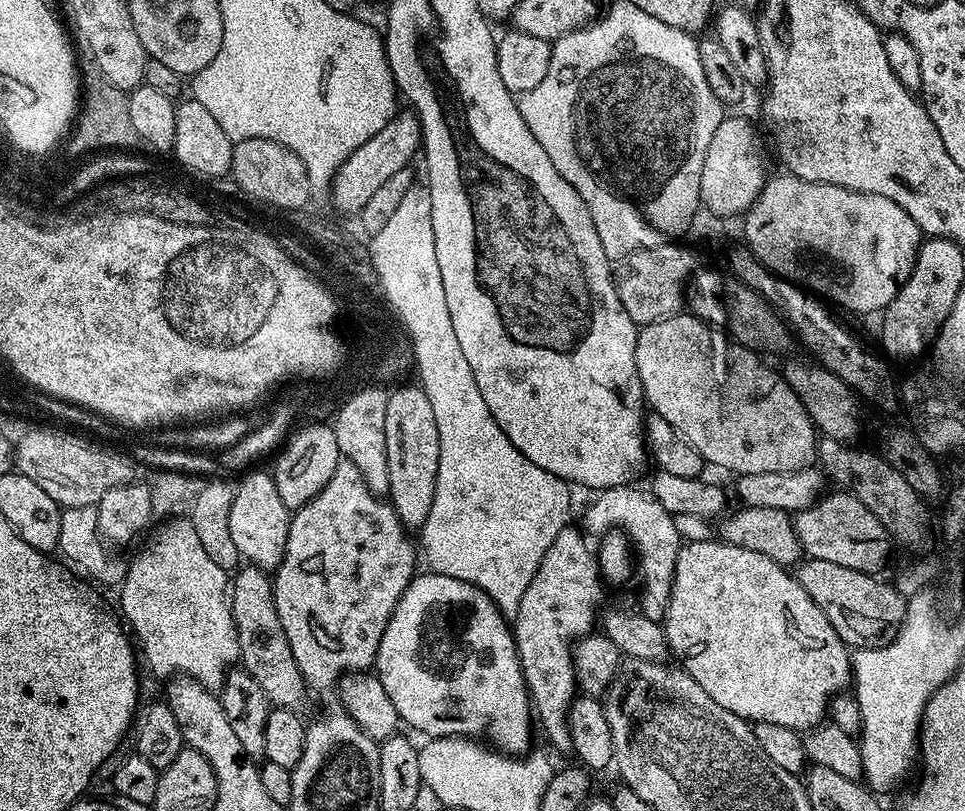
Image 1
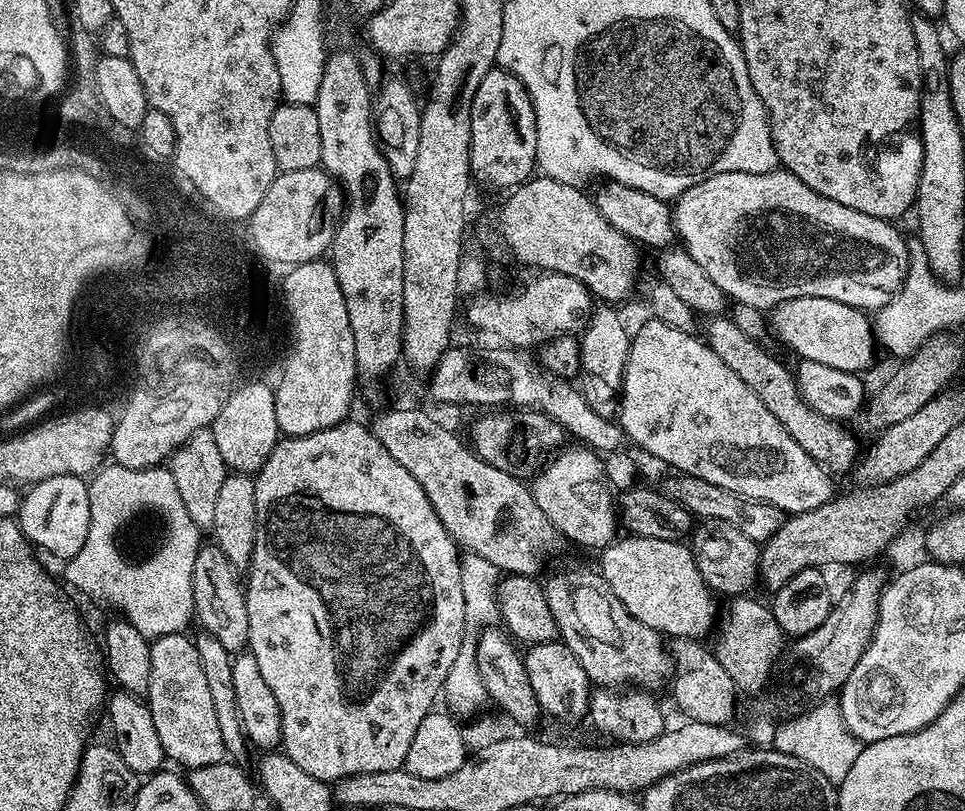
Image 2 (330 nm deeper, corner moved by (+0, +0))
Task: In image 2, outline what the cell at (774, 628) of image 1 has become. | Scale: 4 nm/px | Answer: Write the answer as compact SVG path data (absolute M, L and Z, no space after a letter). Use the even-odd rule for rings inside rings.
M629 534L624 538L613 540L599 553L598 571L618 602L622 602L622 606L626 606L638 622L665 637L704 638L708 631L709 635L713 631L718 608L712 605L714 593L698 574L691 551L674 540L663 541Z

